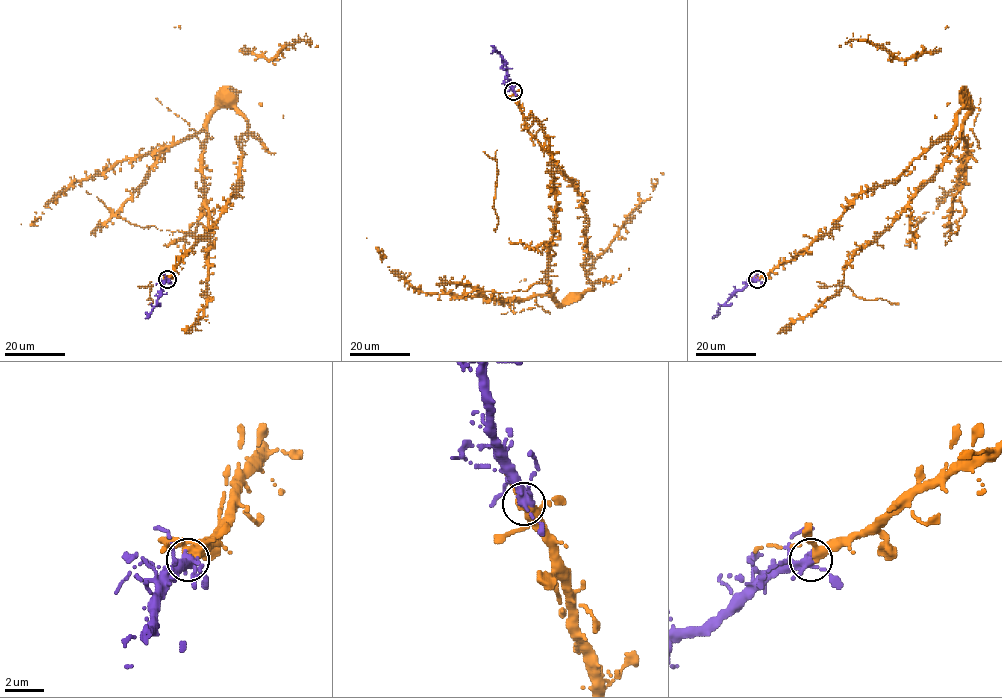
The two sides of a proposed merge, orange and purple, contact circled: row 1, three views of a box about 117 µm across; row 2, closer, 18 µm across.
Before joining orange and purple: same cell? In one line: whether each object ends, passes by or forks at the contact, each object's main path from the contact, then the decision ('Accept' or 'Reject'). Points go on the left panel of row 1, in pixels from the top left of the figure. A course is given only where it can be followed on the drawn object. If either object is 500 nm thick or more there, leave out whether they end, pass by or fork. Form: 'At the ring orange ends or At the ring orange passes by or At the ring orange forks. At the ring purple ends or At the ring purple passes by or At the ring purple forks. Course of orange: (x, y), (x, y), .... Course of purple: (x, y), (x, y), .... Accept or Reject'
At the ring orange passes by. At the ring purple forks. Course of orange: (167, 279), (242, 183), (239, 140), (246, 121), (233, 108), (221, 107), (207, 123), (207, 305), (184, 333). Course of purple: (167, 279), (156, 305), (146, 318). Accept

